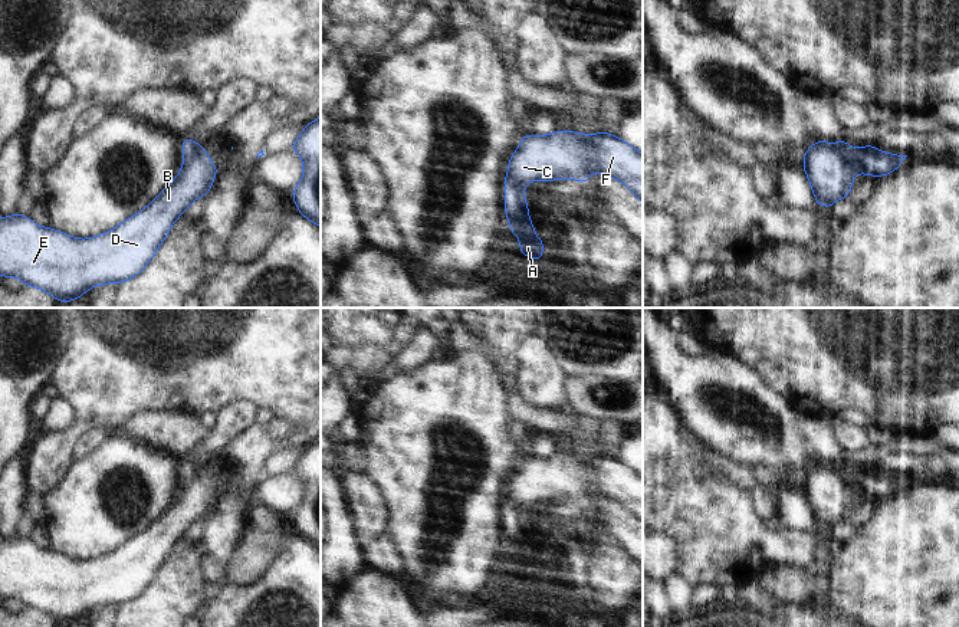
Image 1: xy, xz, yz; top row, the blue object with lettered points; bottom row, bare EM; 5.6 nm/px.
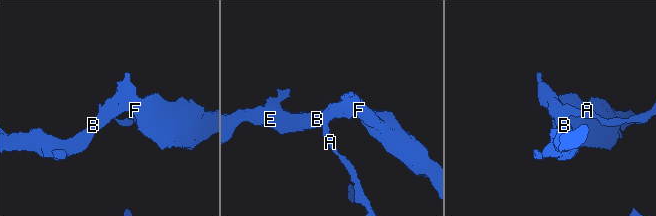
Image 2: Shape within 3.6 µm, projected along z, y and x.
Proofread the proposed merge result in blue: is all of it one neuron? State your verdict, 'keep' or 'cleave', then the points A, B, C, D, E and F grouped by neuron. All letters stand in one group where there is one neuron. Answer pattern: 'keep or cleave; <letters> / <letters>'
cleave; A / B C D E F

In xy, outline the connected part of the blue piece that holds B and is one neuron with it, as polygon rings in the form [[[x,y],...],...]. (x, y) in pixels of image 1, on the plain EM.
[[[198,467],[191,479],[184,480],[181,493],[157,521],[138,536],[93,561],[73,561],[50,549],[39,549],[17,534],[12,539],[0,539],[0,598],[19,600],[24,607],[46,613],[63,626],[79,621],[93,607],[101,610],[106,604],[125,604],[144,592],[181,535],[208,515],[217,492]]]

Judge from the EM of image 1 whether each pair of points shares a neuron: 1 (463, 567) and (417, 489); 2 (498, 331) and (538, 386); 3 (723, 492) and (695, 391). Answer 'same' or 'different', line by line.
1: same
2: same
3: different

